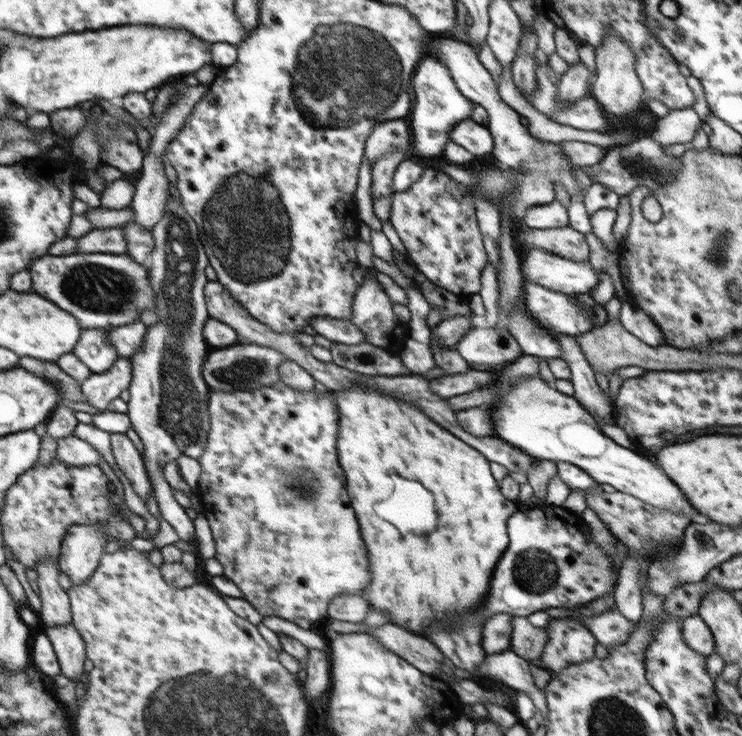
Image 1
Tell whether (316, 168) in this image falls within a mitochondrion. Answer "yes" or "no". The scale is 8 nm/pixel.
no

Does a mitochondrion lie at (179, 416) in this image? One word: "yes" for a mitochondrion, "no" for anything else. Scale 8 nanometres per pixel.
yes

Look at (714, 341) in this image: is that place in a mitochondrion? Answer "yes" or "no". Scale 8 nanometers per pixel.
no

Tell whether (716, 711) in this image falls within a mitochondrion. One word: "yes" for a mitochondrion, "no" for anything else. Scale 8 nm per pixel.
no

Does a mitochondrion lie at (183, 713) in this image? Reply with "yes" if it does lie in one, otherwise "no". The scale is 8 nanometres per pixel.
yes

